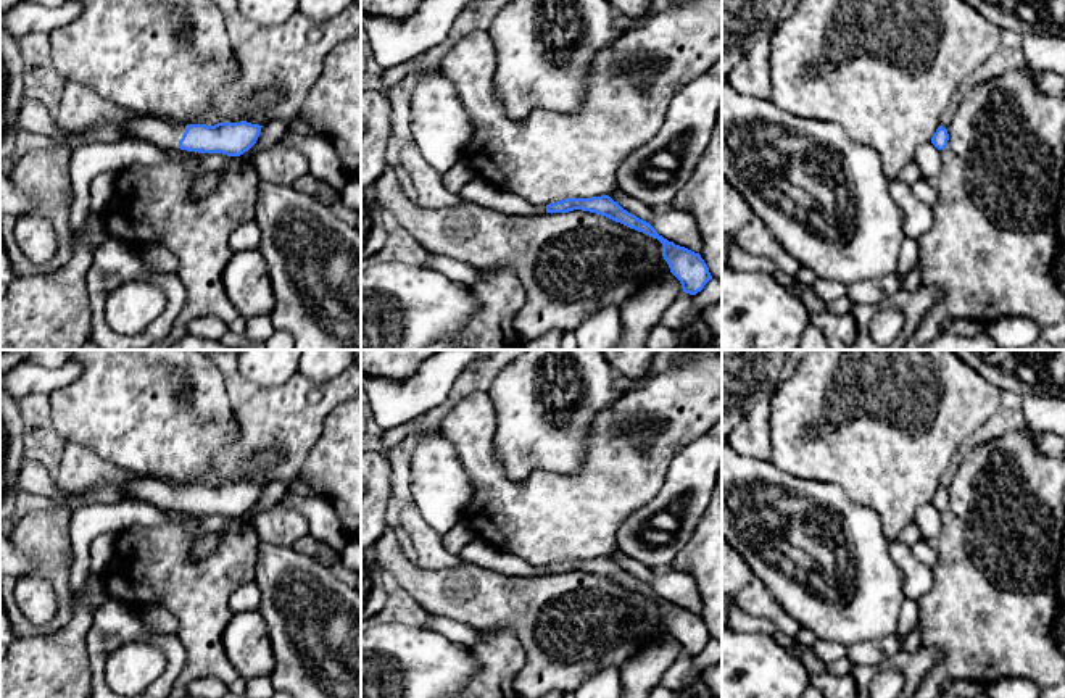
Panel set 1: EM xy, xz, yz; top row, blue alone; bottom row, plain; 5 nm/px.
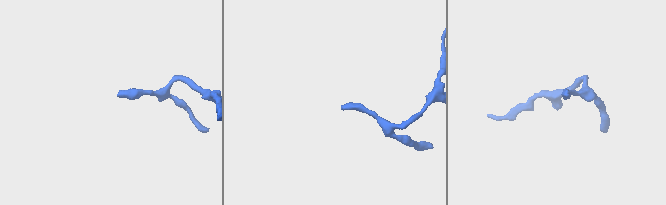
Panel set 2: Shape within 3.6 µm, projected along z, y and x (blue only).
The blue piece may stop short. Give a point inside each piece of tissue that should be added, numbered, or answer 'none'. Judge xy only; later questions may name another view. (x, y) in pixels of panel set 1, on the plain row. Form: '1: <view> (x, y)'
1: xy (166, 497)

